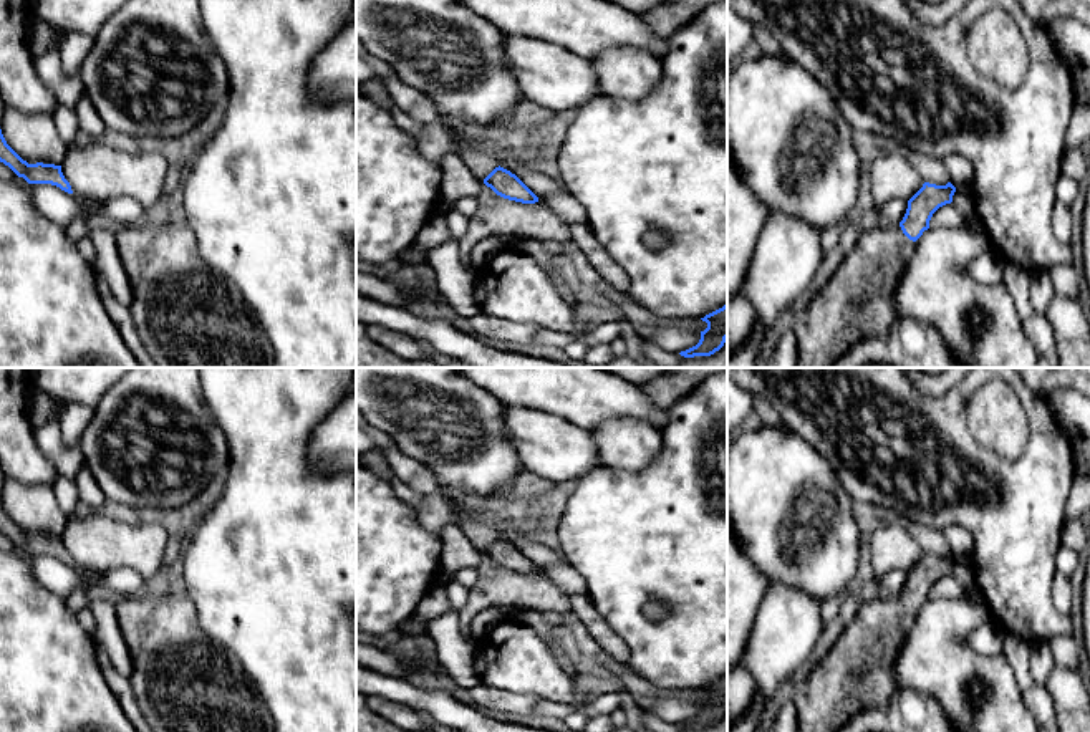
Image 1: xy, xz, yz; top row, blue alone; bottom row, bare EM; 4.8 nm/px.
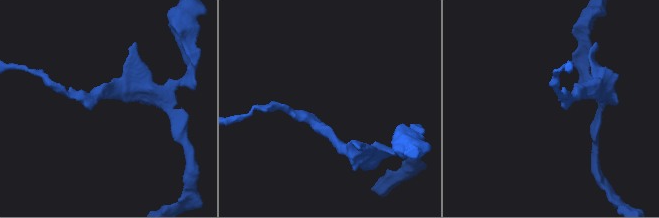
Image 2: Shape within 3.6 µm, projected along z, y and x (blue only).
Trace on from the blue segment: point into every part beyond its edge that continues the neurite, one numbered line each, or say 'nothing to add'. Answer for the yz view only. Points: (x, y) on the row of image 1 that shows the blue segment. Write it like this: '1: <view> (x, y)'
1: yz (857, 303)

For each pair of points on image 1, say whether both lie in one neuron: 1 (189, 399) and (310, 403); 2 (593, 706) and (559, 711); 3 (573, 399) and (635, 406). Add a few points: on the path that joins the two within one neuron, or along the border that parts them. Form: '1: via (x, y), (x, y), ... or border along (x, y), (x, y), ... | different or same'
1: border along (199, 385), (204, 403), (226, 433) | different
2: via (585, 709), (567, 709) | same
3: via (588, 399), (620, 399) | same

